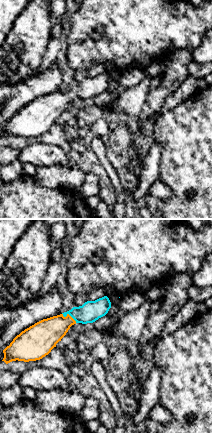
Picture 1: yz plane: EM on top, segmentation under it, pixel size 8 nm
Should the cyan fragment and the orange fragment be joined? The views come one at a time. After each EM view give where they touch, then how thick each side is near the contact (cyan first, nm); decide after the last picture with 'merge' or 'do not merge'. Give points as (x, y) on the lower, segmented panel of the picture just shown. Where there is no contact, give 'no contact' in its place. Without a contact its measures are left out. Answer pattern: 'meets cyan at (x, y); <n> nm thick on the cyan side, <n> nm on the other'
meets cyan at (69, 314); 170 nm thick on the cyan side, 240 nm on the other

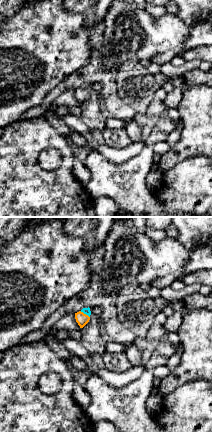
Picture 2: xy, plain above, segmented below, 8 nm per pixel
meets cyan at (85, 313); 50 nm thick on the cyan side, 100 nm on the other

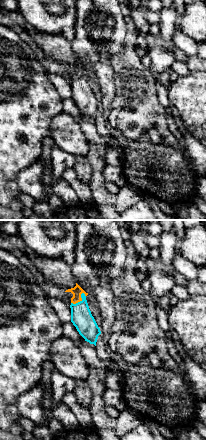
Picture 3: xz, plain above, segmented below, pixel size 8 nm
meets cyan at (80, 301); 170 nm thick on the cyan side, 80 nm on the other

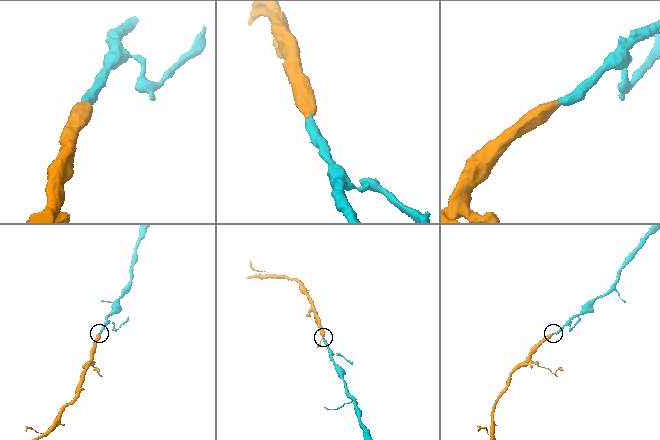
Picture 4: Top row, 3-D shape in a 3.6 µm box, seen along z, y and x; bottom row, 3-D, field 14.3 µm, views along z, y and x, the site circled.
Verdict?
merge

